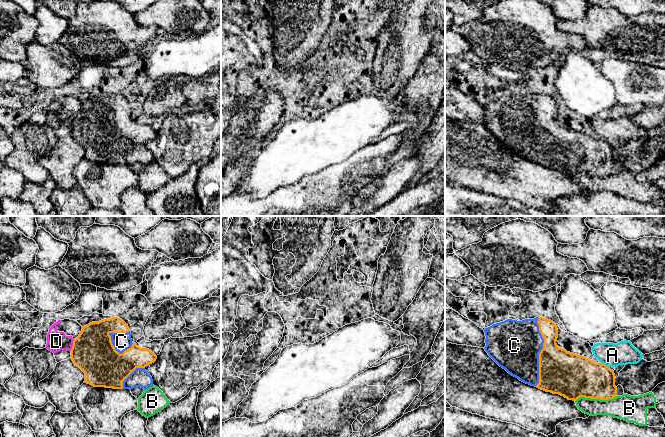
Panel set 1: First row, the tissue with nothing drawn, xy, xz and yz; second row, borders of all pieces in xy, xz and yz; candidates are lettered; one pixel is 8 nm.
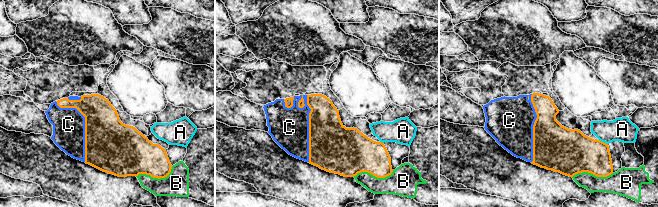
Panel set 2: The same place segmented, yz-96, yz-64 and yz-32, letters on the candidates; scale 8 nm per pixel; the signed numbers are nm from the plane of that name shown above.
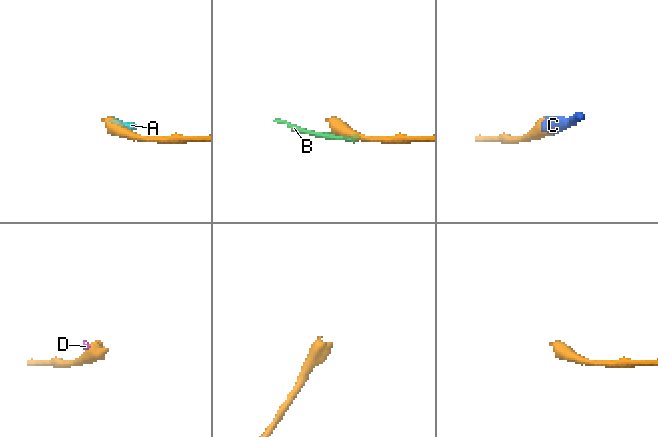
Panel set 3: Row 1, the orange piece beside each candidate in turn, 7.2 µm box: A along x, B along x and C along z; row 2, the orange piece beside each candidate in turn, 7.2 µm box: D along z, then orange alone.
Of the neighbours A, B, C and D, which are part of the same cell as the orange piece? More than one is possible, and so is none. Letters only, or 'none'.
C

